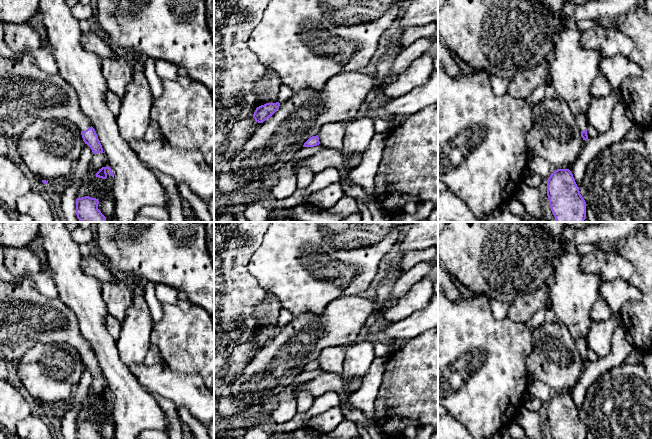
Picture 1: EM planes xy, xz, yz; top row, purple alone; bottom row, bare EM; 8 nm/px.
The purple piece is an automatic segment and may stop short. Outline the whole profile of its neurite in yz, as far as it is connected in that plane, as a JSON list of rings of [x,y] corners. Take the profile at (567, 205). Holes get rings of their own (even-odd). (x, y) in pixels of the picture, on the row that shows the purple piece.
[[[557,169],[547,180],[547,196],[555,222],[584,222],[586,202],[572,172]]]

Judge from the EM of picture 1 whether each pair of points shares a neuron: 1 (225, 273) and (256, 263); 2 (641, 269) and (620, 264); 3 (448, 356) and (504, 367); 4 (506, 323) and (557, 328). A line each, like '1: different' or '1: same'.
1: different
2: different
3: same
4: different

